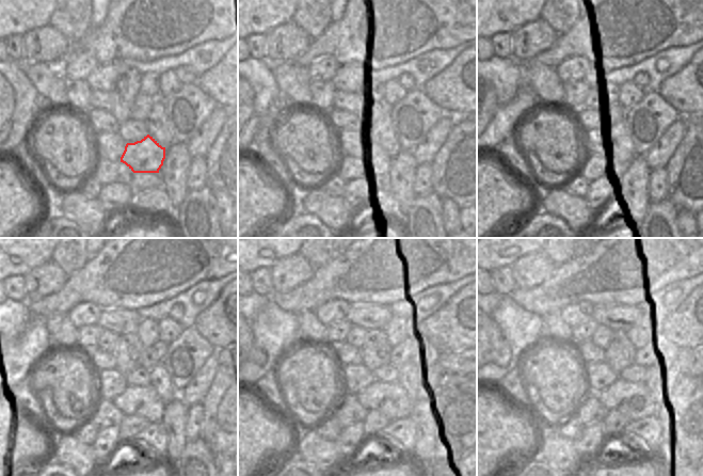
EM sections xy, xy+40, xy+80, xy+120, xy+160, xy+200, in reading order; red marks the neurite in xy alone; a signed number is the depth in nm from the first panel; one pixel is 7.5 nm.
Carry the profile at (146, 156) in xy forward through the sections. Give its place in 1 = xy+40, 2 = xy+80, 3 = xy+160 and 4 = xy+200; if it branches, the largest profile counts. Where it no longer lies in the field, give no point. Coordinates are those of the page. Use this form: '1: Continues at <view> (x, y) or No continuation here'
1: Continues at xy+40 (381, 154)
2: Continues at xy+80 (616, 159)
3: Continues at xy+160 (388, 398)
4: Continues at xy+200 (634, 401).

